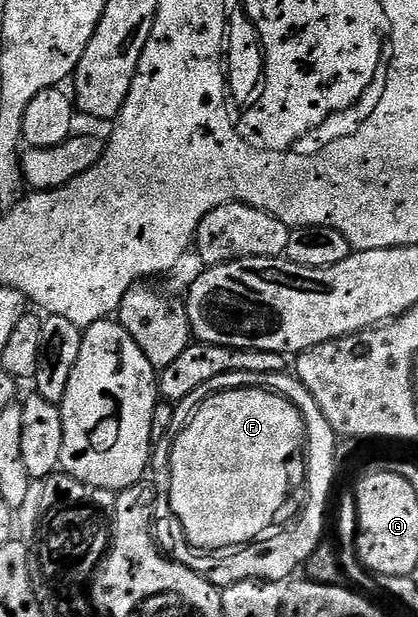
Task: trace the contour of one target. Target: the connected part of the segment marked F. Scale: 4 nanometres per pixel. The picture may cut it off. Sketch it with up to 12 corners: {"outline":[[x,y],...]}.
{"outline":[[265,388],[210,396],[171,450],[191,549],[271,531],[306,423]]}

